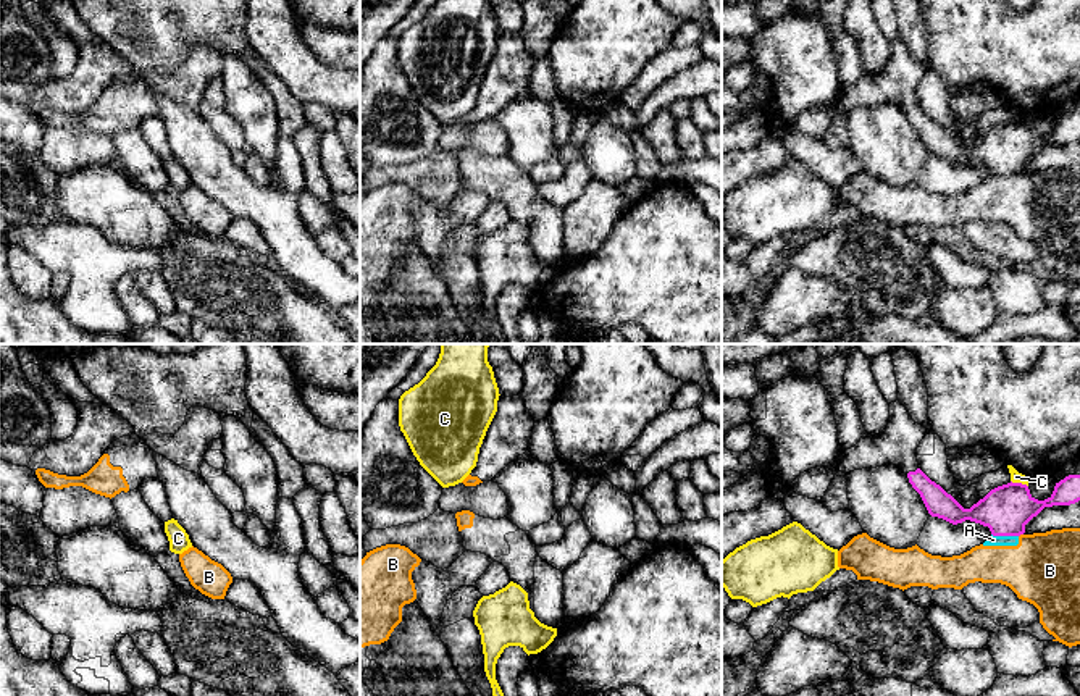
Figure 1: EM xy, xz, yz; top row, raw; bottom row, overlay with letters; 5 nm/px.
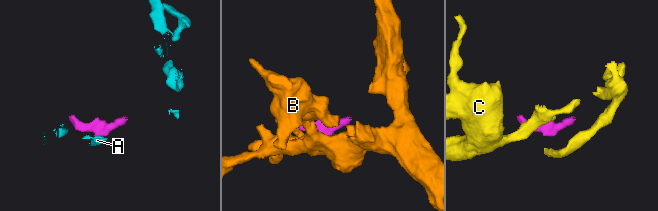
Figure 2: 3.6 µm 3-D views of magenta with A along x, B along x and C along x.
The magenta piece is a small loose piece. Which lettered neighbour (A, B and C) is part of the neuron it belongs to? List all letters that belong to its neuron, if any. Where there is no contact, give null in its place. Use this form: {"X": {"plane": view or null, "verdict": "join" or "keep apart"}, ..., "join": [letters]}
{"A": {"plane": "yz", "verdict": "keep apart"}, "B": {"plane": "yz", "verdict": "keep apart"}, "C": {"plane": "yz", "verdict": "keep apart"}, "join": []}

